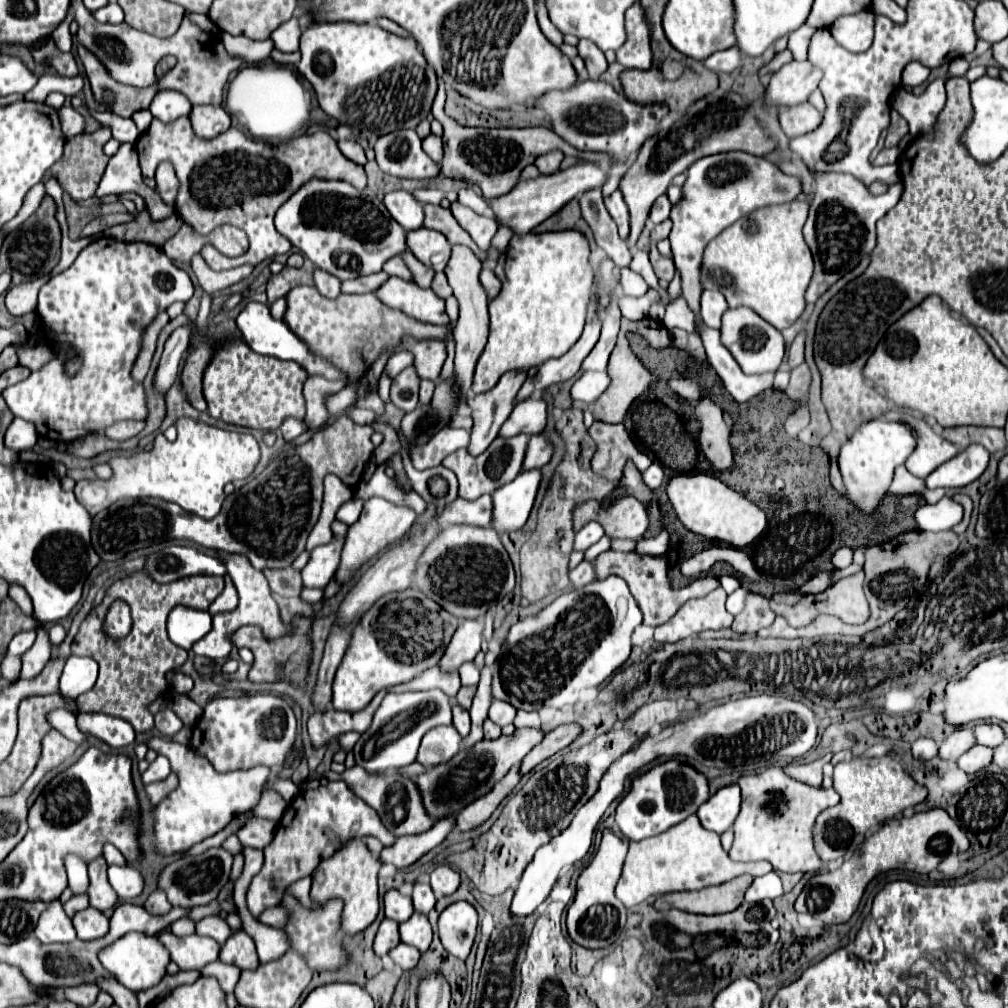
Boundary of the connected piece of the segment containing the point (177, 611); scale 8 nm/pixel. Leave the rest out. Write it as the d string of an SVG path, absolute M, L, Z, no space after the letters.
M182 605L173 608L167 619L167 632L177 646L191 650L191 646L209 633L212 616L208 611L199 611Z

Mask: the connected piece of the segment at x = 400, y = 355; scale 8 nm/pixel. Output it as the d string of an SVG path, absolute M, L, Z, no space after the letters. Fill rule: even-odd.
M401 350L401 352L397 352L397 354L393 354L393 356L389 358L389 362L387 362L387 372L389 372L391 378L393 378L393 376L397 376L397 372L401 372L401 368L405 368L405 366L409 366L409 364L413 364L413 354L411 354L409 350Z

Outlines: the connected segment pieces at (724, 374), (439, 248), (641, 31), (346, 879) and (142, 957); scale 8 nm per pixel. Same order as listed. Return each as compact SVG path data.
M701 322L703 346L707 350L709 364L723 380L727 392L739 403L747 402L759 392L773 386L773 372L767 374L743 374L739 364L733 360L729 350L719 340L719 330L711 330Z
M419 228L407 232L407 248L429 268L441 272L449 262L451 244L441 232L431 228Z
M635 2L625 12L625 30L627 40L617 50L617 62L621 62L625 68L651 68L651 46L649 46L649 24L643 16L643 10L639 8L639 2Z
M349 840L345 848L339 848L333 856L325 858L313 872L311 900L321 904L323 900L341 898L345 902L343 930L347 934L361 932L377 918L377 912L379 912L379 896L377 896L379 868L381 868L381 860L367 848L363 840Z
M129 932L123 938L119 938L117 942L113 942L111 946L107 946L99 954L99 960L109 972L113 972L117 976L119 984L127 986L133 992L141 992L141 990L147 990L161 982L161 978L167 974L167 964L171 962L171 956L169 956L169 950L159 942L157 936Z

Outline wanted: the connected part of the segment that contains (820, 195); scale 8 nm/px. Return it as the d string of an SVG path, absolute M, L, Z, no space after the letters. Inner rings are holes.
M813 172L815 196L811 200L809 218L803 228L807 246L815 260L815 272L805 292L805 300L813 304L833 282L837 282L847 270L855 268L861 258L867 258L875 248L875 222L893 208L901 196L871 196L865 186L857 186L855 178L837 172Z

